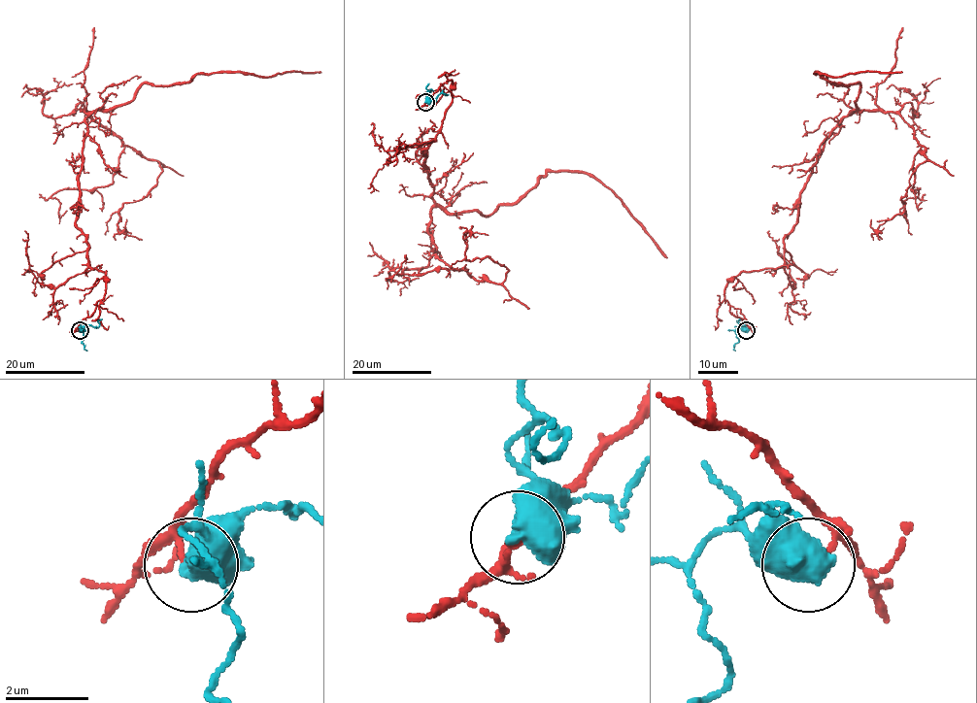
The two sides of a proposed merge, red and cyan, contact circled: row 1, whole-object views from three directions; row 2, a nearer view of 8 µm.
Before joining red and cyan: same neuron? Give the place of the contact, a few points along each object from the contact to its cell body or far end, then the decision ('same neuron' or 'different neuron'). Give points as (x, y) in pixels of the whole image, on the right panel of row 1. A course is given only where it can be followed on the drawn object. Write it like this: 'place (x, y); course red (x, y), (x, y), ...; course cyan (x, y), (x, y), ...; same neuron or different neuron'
place (746, 330); course red (746, 330), (724, 286), (783, 265), (824, 141), (858, 110), (859, 83), (816, 72), (902, 71); course cyan (746, 330), (738, 326), (735, 329), (738, 342), (734, 345), (735, 351); different neuron

